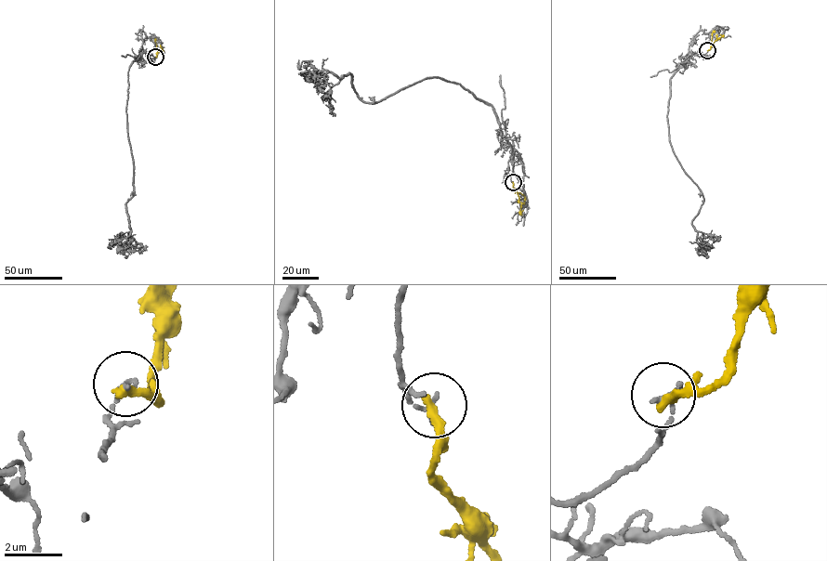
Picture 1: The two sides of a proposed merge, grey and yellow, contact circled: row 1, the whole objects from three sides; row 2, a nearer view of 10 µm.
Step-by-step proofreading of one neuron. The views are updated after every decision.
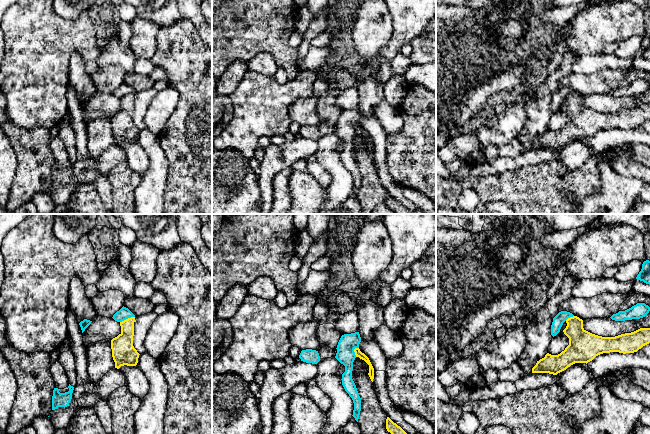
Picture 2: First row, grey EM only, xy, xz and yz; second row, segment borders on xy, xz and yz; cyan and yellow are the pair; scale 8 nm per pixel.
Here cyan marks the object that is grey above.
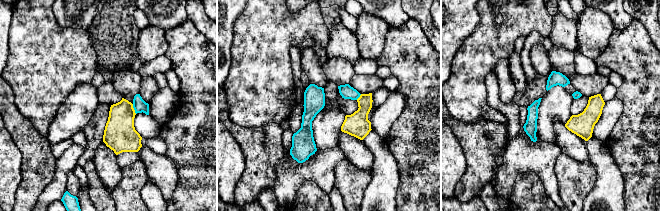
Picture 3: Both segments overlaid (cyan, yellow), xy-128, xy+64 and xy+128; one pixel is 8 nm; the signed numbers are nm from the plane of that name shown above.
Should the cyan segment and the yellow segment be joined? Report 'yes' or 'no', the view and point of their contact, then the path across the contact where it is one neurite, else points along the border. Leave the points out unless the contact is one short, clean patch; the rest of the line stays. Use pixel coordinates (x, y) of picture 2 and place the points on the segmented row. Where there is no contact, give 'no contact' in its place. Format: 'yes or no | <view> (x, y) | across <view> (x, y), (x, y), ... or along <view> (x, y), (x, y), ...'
no | xy (127, 318) | along xy (134, 316), (120, 322)

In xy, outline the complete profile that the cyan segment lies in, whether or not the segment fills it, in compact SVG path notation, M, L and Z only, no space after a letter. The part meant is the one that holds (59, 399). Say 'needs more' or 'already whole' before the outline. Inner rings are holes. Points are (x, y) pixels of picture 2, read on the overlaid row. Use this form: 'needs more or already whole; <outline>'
already whole; M69 384L69 391L65 393L60 393L58 388L54 388L52 396L52 410L58 407L67 407L72 399L72 393L74 387Z

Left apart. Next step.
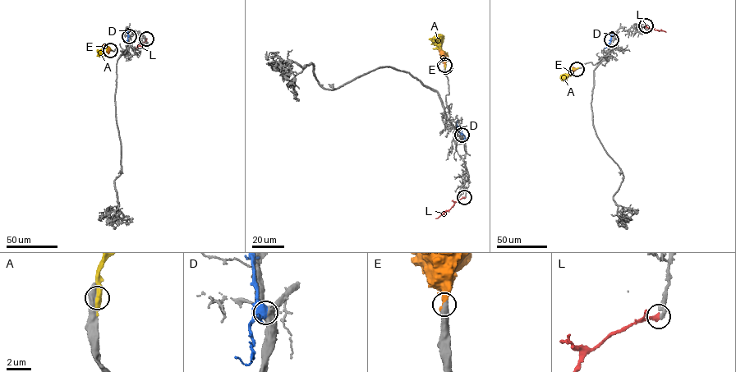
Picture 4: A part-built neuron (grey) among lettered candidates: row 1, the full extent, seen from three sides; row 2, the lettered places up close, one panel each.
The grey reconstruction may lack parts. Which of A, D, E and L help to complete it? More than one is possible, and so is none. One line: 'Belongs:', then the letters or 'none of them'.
Belongs: E

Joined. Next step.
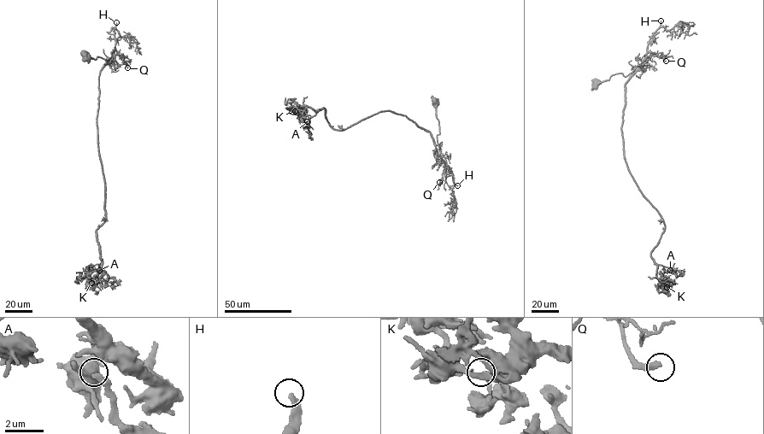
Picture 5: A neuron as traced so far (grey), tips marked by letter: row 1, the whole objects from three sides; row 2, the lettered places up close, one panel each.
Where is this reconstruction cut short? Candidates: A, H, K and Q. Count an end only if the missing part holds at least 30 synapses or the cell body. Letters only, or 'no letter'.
H

